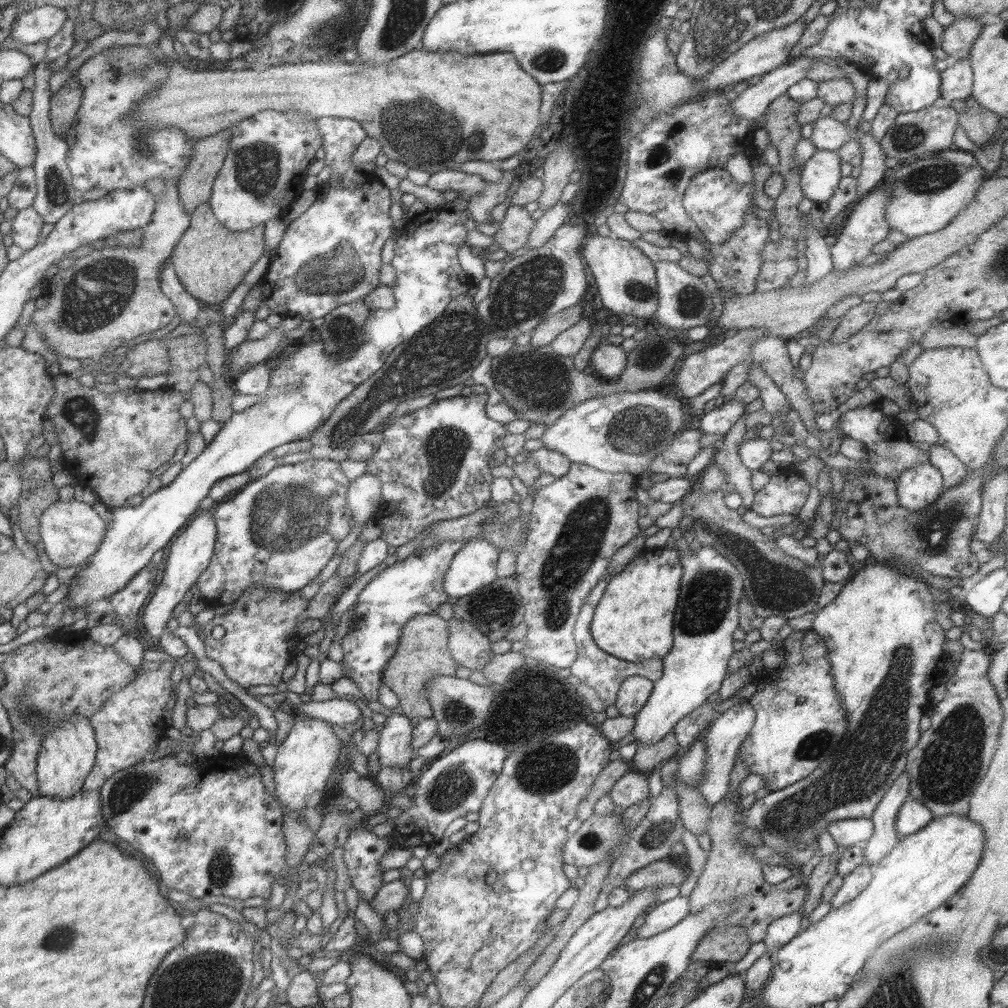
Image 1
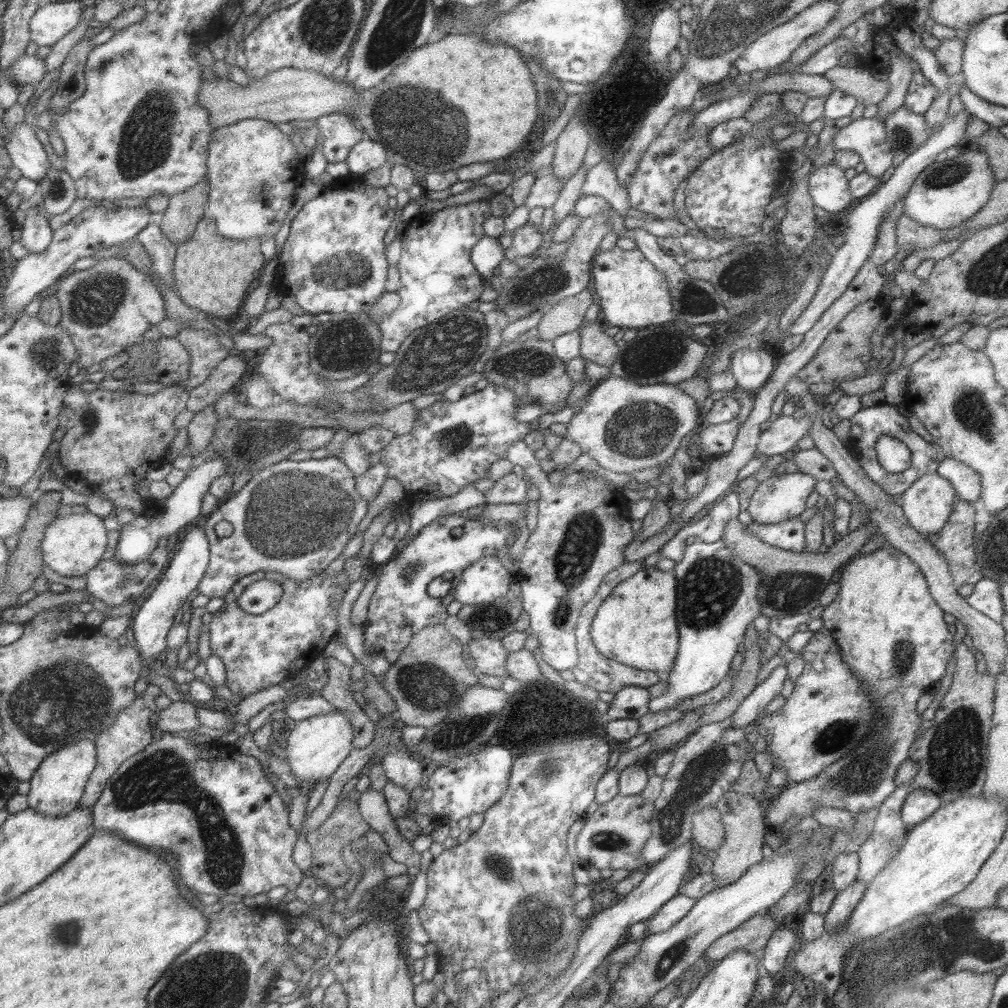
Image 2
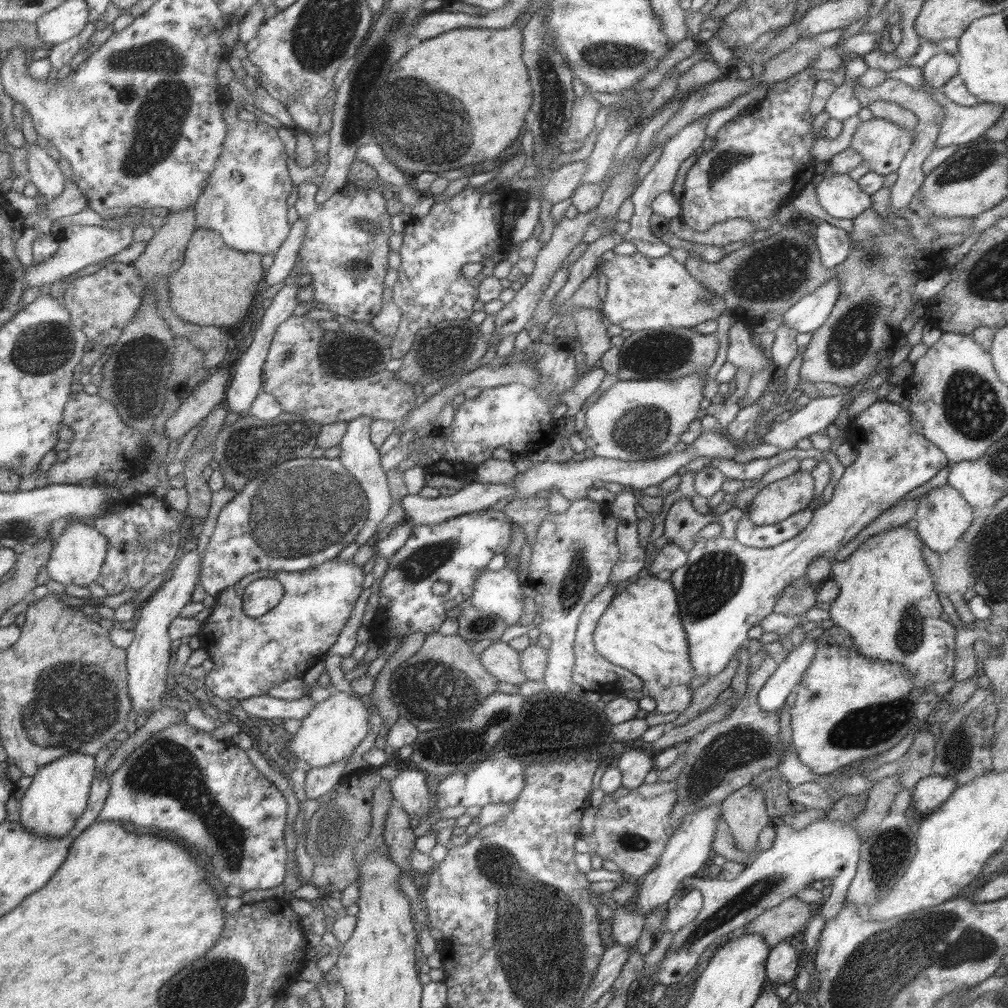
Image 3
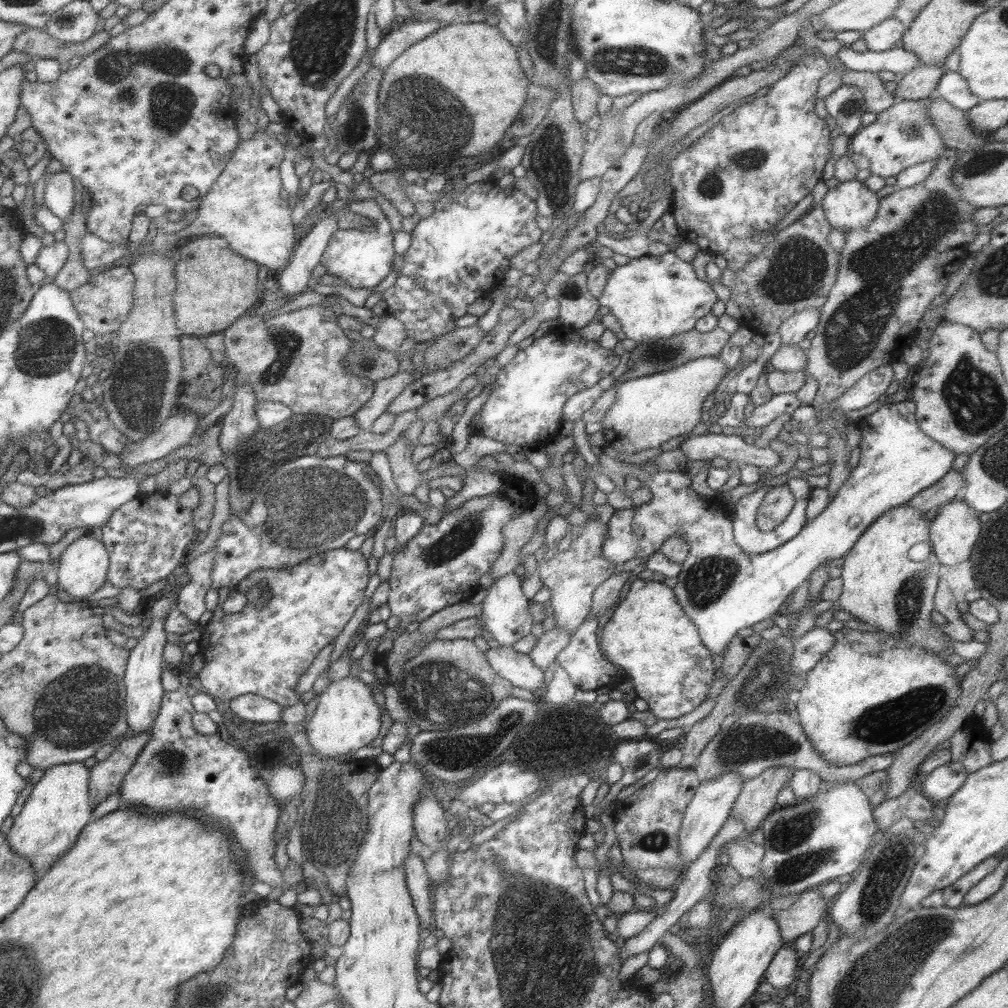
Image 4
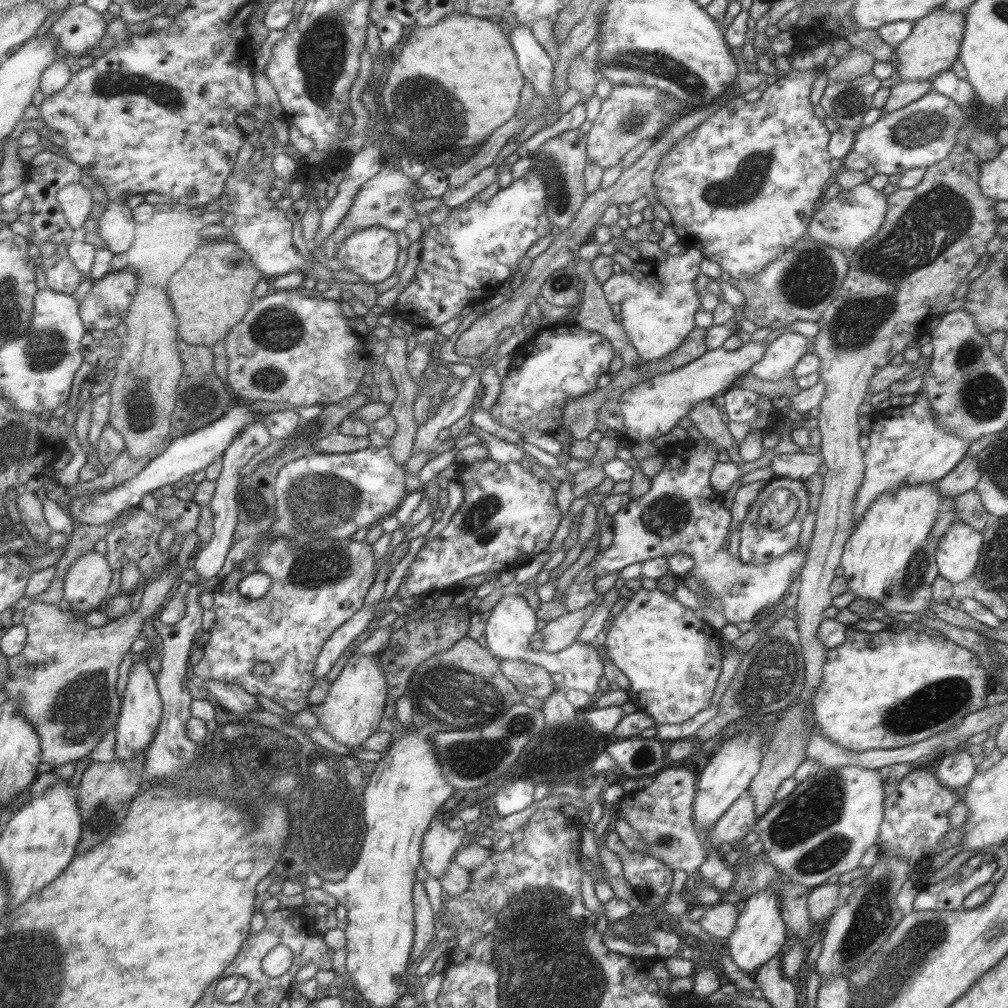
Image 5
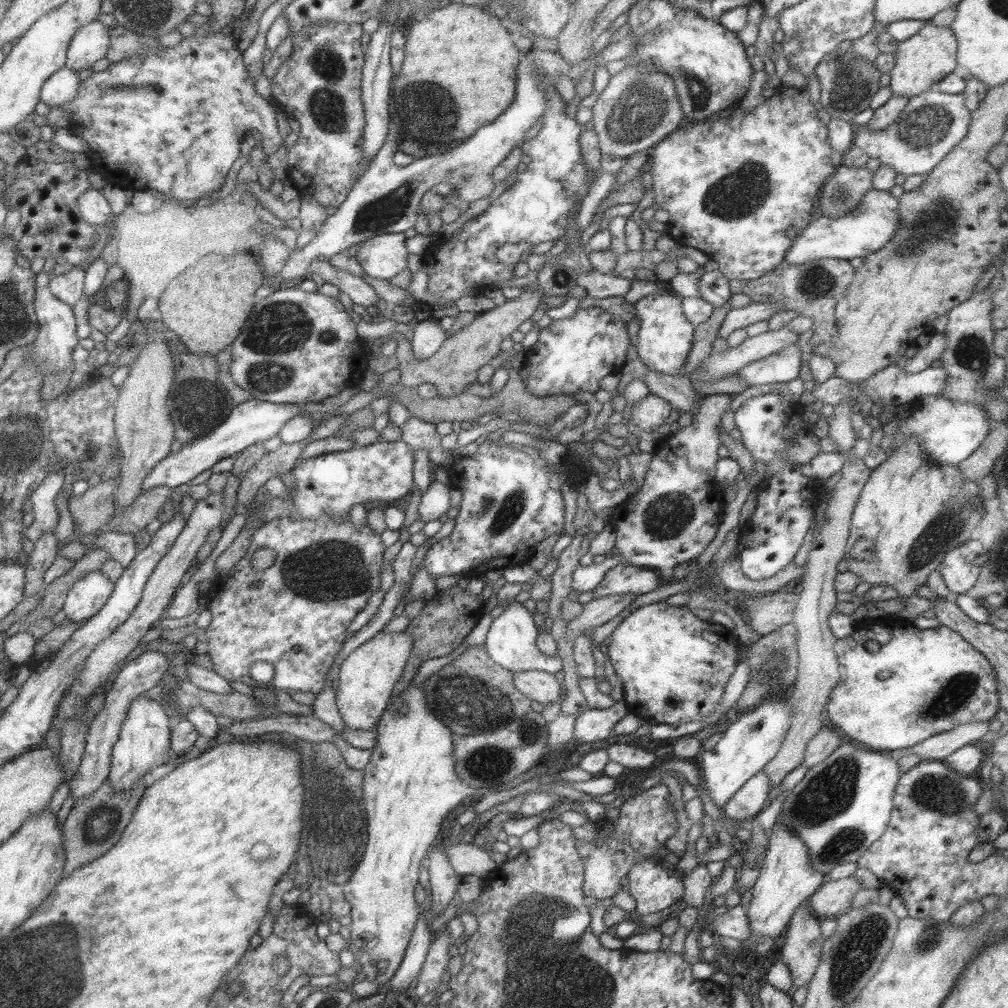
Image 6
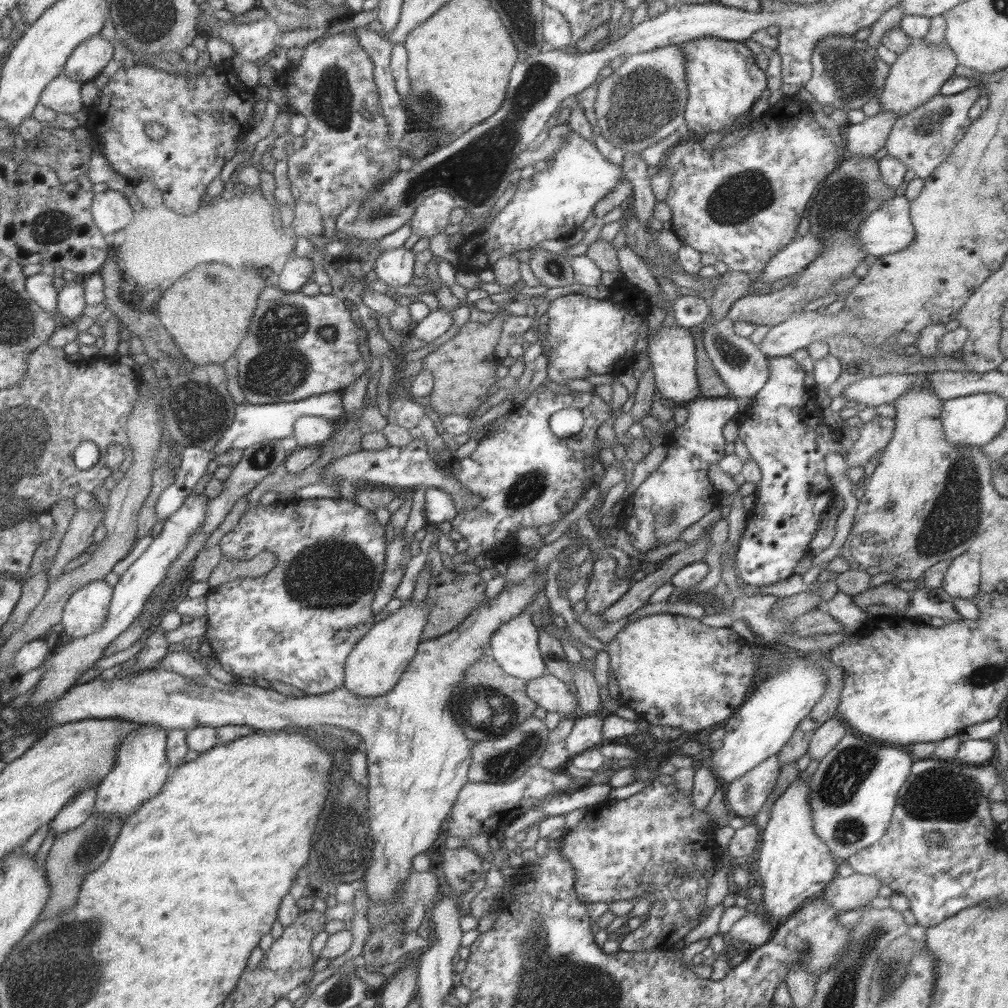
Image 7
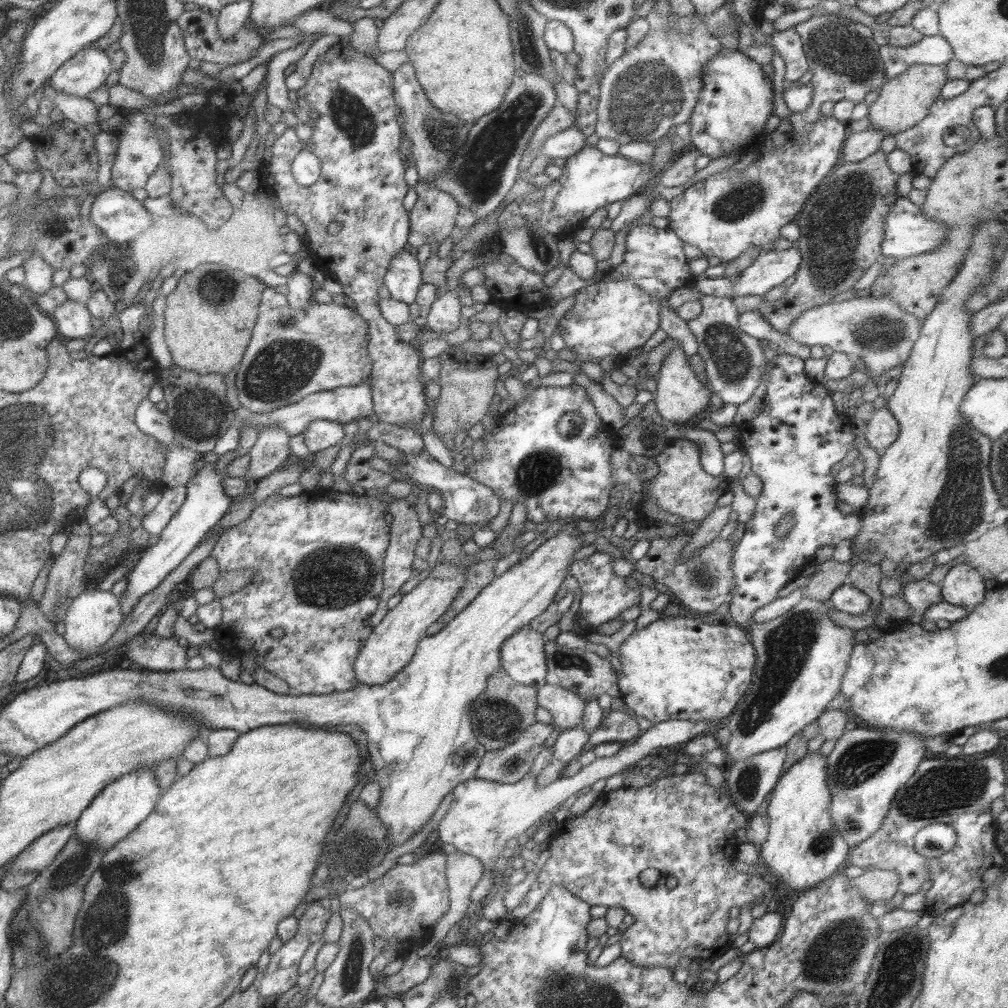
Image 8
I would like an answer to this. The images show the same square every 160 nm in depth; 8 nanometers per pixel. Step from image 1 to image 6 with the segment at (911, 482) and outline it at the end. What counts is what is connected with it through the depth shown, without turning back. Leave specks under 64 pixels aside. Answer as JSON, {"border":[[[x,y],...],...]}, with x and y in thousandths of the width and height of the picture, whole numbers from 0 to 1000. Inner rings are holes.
{"border":[[[959,536],[938,549],[930,565],[939,586],[953,590],[963,584],[974,562],[978,560],[977,553],[978,549],[969,536]]]}

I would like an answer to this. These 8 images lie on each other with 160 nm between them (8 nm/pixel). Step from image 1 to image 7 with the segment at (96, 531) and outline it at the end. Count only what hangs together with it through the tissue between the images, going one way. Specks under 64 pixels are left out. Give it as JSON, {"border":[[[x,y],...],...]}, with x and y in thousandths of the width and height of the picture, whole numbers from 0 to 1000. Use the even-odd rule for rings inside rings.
{"border":[[[102,576],[88,577],[70,589],[62,604],[62,634],[82,633],[98,625],[110,593],[111,582]]]}

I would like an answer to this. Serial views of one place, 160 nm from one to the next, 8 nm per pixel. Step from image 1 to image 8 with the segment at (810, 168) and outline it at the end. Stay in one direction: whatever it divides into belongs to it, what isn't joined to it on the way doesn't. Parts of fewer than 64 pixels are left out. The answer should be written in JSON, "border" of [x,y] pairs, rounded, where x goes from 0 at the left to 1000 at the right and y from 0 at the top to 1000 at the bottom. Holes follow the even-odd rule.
{"border":[[[891,195],[878,215],[876,238],[873,242],[873,250],[878,255],[886,255],[889,258],[908,256],[913,252],[922,250],[932,244],[940,233],[940,226],[936,221],[931,221],[913,207],[906,203],[899,195]],[[789,244],[773,249],[757,249],[747,257],[747,260],[741,266],[733,269],[731,276],[722,277],[717,274],[713,276],[702,276],[695,271],[688,273],[688,286],[701,294],[719,295],[722,297],[741,292],[756,294],[761,288],[767,286],[767,284],[774,283],[781,278],[782,274],[789,272],[793,259],[794,250],[790,248]]]}

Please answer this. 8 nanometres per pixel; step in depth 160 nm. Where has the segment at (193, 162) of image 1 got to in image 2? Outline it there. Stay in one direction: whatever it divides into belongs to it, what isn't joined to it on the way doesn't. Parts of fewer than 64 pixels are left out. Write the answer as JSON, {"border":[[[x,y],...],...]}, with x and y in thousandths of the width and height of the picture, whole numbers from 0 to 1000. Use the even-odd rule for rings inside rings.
{"border":[[[204,174],[189,188],[168,195],[158,226],[174,244],[188,238],[194,222],[204,210],[207,186]]]}

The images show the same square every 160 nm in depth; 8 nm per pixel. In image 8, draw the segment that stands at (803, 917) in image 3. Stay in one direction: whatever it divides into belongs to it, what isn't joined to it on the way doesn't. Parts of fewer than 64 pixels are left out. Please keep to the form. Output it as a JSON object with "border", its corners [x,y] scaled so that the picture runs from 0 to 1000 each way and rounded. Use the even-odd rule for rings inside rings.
{"border":[[[861,863],[844,871],[842,879],[860,895],[870,897],[889,886],[893,869],[887,863]]]}

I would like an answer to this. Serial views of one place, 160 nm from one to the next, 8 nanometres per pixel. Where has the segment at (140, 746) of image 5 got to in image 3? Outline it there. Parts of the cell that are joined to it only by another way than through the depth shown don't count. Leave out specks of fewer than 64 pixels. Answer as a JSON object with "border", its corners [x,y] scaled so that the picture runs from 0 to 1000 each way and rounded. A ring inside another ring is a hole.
{"border":[[[191,541],[185,543],[185,548],[172,560],[172,567],[157,583],[152,591],[145,595],[144,601],[134,617],[130,639],[125,643],[126,663],[126,688],[130,693],[130,702],[137,710],[142,710],[150,700],[158,698],[164,689],[164,673],[166,661],[171,654],[168,643],[169,633],[167,630],[167,619],[178,607],[188,597],[195,573],[198,569],[199,557]]]}

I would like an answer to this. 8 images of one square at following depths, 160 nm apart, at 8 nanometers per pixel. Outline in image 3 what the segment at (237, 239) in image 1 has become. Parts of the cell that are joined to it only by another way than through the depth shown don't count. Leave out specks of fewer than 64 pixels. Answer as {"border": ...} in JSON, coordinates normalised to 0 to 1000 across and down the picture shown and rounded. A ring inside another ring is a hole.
{"border":[[[203,226],[193,227],[188,234],[181,263],[166,276],[168,302],[170,308],[180,317],[193,323],[213,322],[220,326],[228,322],[243,322],[246,318],[246,307],[258,293],[258,284],[262,276],[262,267],[257,261],[258,252],[252,250],[237,250],[227,246],[217,231]]]}

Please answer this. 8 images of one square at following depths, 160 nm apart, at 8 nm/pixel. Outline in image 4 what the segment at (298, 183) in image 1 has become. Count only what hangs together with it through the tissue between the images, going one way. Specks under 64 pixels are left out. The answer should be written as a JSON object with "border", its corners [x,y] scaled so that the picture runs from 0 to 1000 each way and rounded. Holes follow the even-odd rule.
{"border":[[[265,130],[252,131],[246,140],[238,139],[219,173],[199,198],[192,219],[174,230],[173,238],[182,240],[201,232],[217,234],[237,254],[263,264],[269,274],[273,274],[287,260],[294,242],[294,223],[288,215],[289,199],[277,195],[281,188],[277,166],[284,153],[279,142]]]}

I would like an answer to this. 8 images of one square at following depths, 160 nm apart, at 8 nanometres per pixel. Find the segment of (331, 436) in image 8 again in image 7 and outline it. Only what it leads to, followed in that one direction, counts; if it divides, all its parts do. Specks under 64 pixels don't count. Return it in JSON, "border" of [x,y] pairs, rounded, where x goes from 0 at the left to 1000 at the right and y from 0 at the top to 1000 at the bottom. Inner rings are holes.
{"border":[[[315,413],[296,415],[292,419],[289,433],[295,443],[316,442],[331,430],[333,419]]]}

